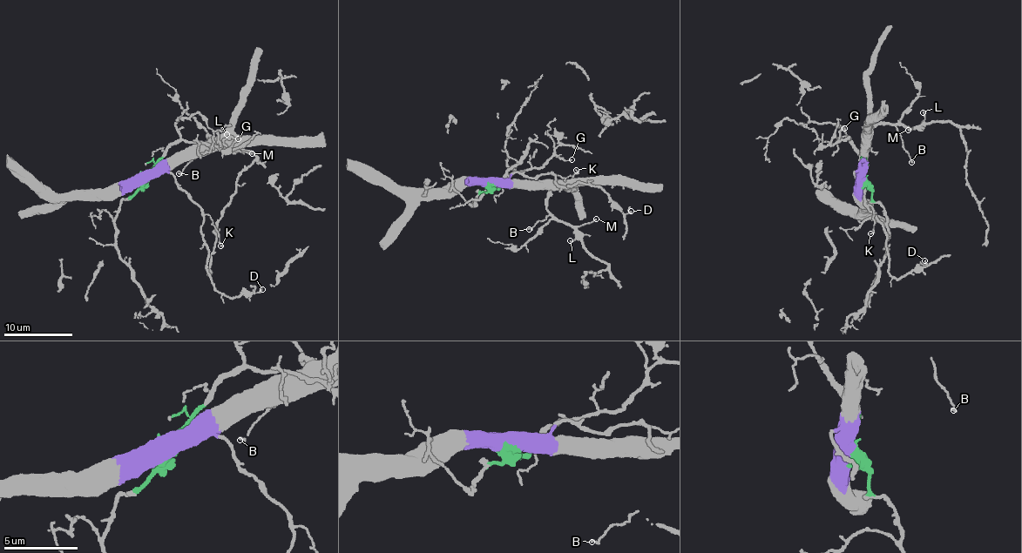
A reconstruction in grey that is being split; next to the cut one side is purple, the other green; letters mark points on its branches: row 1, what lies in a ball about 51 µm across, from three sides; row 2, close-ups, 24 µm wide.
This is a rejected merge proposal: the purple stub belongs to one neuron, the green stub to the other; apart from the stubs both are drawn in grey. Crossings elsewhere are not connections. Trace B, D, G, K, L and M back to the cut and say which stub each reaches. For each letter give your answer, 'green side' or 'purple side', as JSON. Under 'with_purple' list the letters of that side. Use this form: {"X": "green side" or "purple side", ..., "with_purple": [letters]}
{"B": "purple side", "D": "purple side", "G": "green side", "K": "purple side", "L": "purple side", "M": "purple side", "with_purple": ["B", "D", "K", "L", "M"]}

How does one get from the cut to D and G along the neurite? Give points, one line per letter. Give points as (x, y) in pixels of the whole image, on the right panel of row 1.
D: (863, 179), (860, 171), (855, 173), (887, 235), (888, 273), (898, 278), (926, 265), (923, 260)
G: (863, 179), (865, 163), (849, 136), (840, 140), (841, 131), (845, 128)

